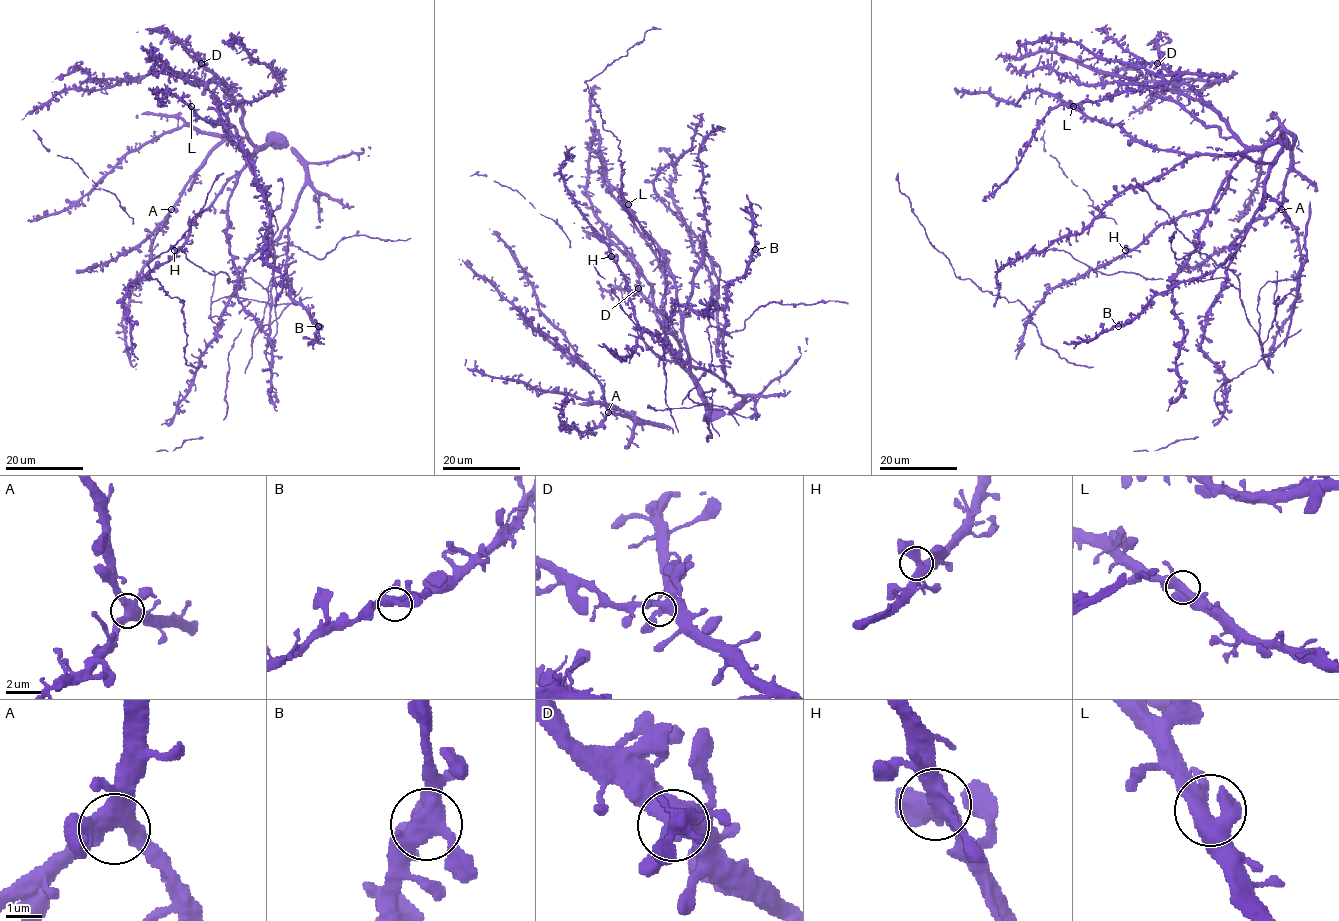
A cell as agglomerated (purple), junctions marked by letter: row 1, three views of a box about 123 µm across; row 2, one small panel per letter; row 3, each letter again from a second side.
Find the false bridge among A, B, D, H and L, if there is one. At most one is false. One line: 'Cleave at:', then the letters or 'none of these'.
Cleave at: none of these

